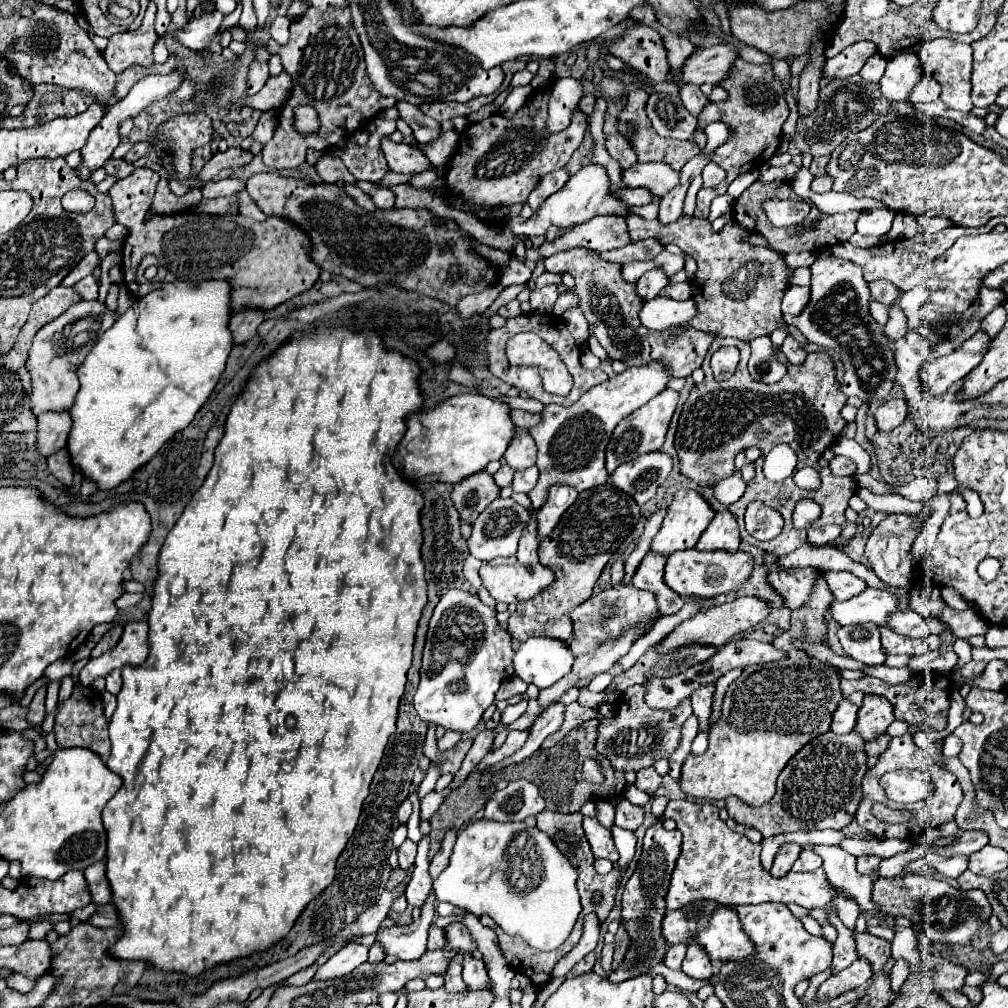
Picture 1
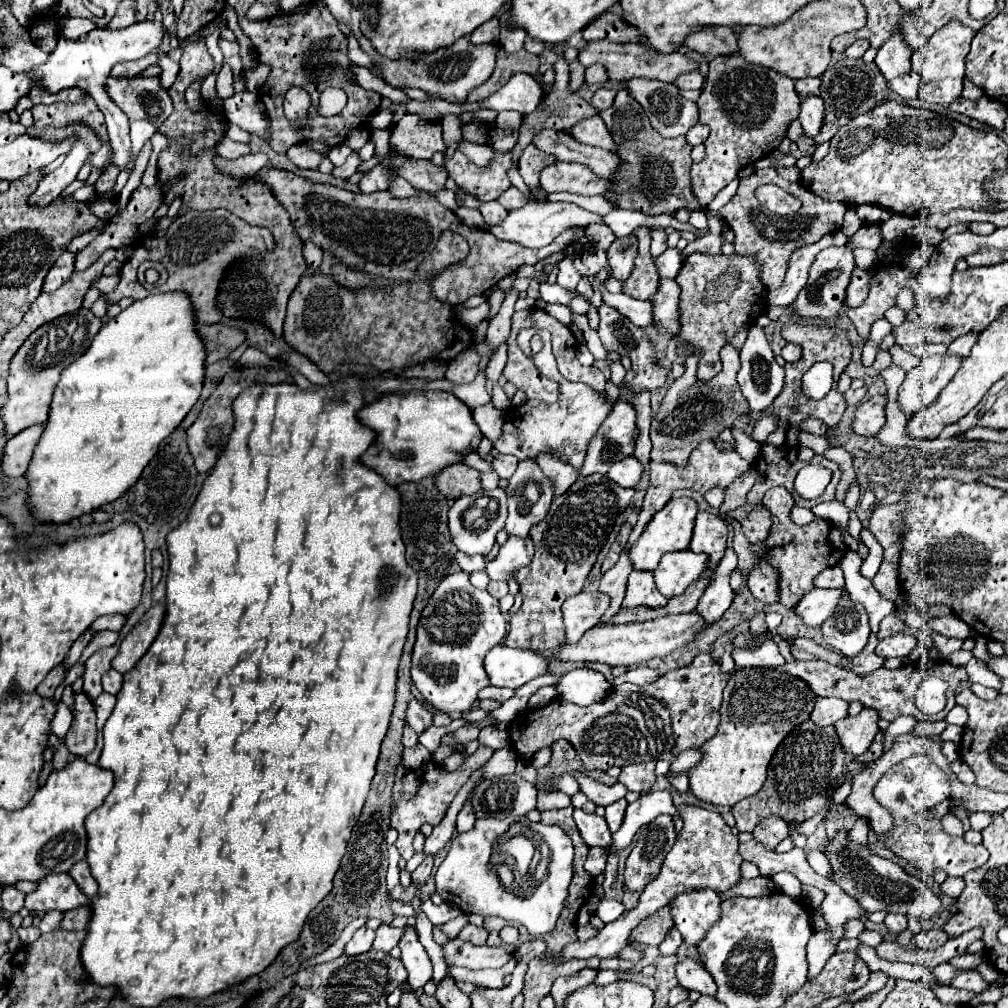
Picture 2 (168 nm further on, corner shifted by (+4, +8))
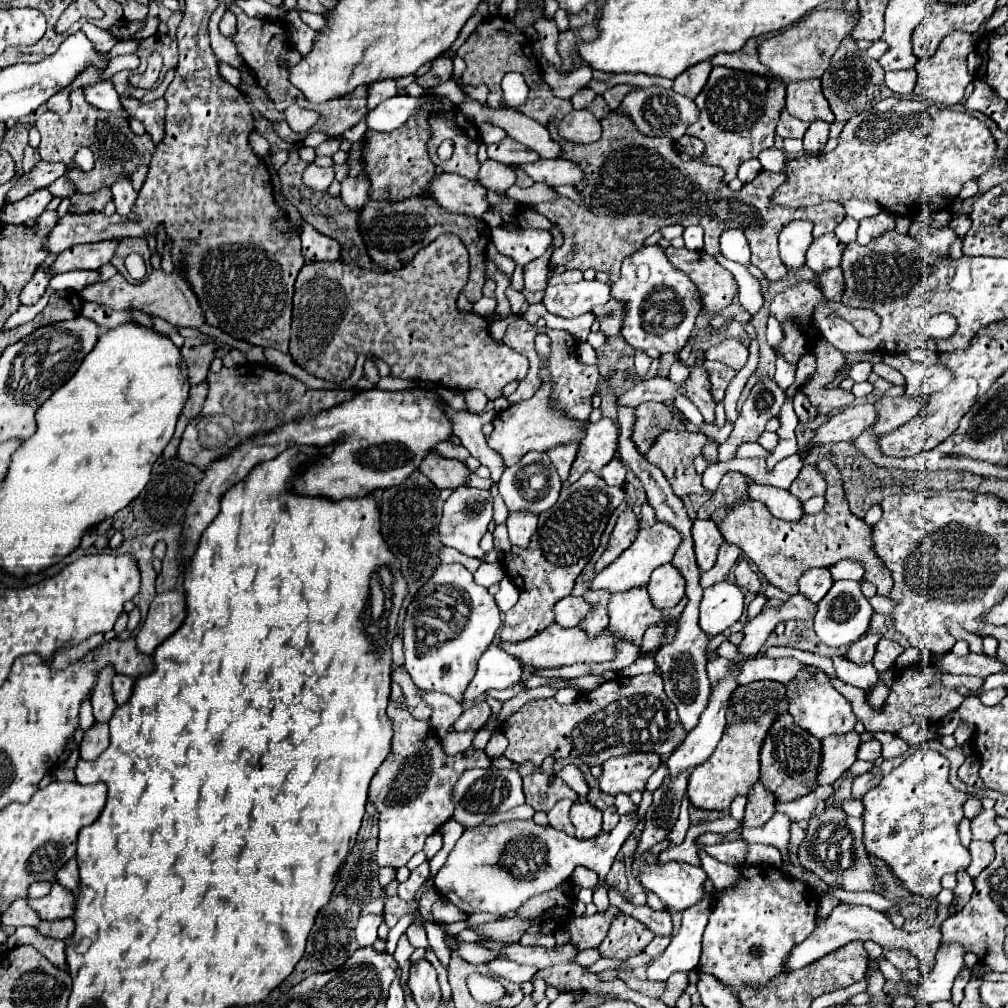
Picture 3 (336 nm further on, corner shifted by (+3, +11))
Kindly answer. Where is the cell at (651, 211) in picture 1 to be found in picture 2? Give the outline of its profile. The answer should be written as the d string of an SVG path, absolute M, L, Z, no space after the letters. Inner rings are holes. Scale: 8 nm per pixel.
M553 192L553 194L547 194L547 200L573 202L579 208L585 208L587 212L593 212L593 214L599 214L599 216L605 216L607 212L613 210L609 200L605 200L601 196L579 196L579 194L569 194L569 192Z

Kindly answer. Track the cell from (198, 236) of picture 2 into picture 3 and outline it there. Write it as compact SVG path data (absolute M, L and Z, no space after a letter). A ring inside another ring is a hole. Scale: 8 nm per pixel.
M176 267L172 273L166 273L164 269L154 269L152 275L144 283L138 283L138 285L128 283L122 277L122 273L116 273L108 281L88 285L82 291L82 297L86 301L96 301L96 303L110 307L110 309L116 309L116 311L122 311L126 307L136 307L148 315L156 315L156 317L166 319L174 327L196 327L196 329L200 329L206 323L202 307L198 305L198 297L194 297L194 291L190 289L190 283L186 283L180 267Z

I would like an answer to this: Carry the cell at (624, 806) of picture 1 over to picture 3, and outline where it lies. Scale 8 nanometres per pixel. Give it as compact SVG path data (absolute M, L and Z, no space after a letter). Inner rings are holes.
M612 805L612 807L608 807L608 809L604 811L604 825L602 825L602 829L604 829L604 831L614 829L614 827L616 827L616 823L618 823L618 819L620 819L620 815L618 815L616 807L614 807L614 805Z

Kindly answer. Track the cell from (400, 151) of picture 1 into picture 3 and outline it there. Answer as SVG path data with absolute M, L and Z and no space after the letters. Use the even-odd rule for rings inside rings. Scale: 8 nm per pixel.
M438 173L432 177L430 197L450 213L472 215L478 219L490 207L486 201L486 189L480 183L466 181L454 173Z

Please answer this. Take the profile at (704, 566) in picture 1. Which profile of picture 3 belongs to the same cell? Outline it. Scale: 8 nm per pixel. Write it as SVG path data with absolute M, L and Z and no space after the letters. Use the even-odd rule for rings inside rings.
M666 563L654 569L648 583L648 593L656 607L674 607L684 597L684 585L686 579L682 573L678 573L672 563Z

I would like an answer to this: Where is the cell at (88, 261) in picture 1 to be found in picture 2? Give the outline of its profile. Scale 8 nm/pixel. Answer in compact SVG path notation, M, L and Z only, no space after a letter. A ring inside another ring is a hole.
M63 252L51 266L51 270L45 276L43 292L55 292L71 274L73 274L73 256L71 252Z

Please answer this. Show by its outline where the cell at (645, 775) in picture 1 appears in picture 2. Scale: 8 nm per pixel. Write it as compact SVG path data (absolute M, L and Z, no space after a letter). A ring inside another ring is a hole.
M641 762L641 764L629 764L621 768L619 782L625 784L629 792L649 792L655 784L655 762Z

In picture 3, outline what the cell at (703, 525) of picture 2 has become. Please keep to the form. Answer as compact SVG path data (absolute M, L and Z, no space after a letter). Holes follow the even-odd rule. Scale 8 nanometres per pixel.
M696 519L692 527L692 537L694 537L694 551L700 571L712 569L716 563L716 553L724 543L718 525L712 519Z

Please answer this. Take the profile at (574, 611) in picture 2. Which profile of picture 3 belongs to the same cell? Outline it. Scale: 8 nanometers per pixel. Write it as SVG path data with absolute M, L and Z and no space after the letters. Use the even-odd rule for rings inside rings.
M568 595L556 603L554 611L560 627L576 627L586 619L586 613L590 613L590 603L586 603L582 597Z

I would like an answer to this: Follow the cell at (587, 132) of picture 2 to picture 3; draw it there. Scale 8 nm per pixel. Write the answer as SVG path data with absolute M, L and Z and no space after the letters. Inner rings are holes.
M580 109L580 111L572 111L560 121L558 133L560 137L570 139L574 143L594 143L602 135L602 127L600 121L590 111Z

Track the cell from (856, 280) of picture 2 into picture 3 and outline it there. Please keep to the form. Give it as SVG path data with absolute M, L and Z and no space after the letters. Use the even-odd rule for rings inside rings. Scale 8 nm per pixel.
M830 269L826 273L820 275L820 289L826 295L826 299L836 301L838 297L842 297L842 269Z

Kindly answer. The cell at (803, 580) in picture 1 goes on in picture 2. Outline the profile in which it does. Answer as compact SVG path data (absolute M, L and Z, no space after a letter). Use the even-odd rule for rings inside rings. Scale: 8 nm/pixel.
M757 562L749 576L747 576L747 588L751 594L765 602L765 604L775 604L777 602L777 572L765 562Z

